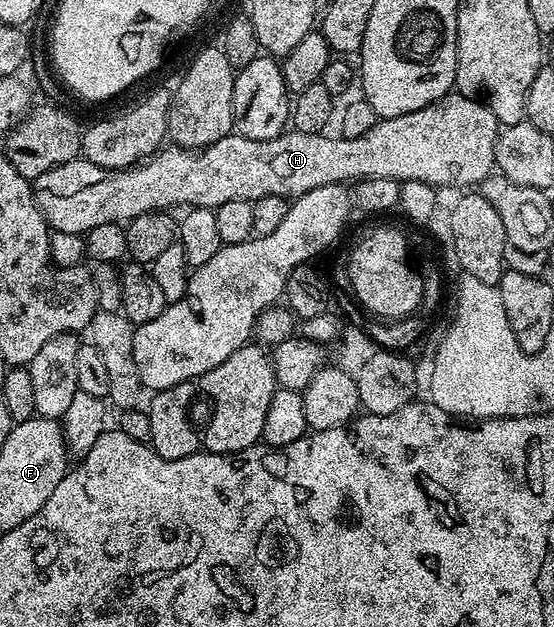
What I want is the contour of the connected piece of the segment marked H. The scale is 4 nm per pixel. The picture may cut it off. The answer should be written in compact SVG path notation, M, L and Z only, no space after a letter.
M448 92L433 104L417 108L417 112L379 118L373 128L369 128L369 132L356 138L330 138L330 133L327 132L310 134L291 128L278 134L273 140L249 140L232 132L202 150L186 150L185 147L174 144L164 145L138 166L129 166L125 170L107 170L80 156L34 178L33 189L39 211L43 213L43 218L52 231L86 236L90 230L97 228L97 224L123 224L143 213L170 211L170 206L214 208L229 204L229 200L245 200L253 204L265 196L294 200L325 184L351 184L351 181L354 183L356 180L375 177L395 178L400 183L423 181L436 188L475 188L496 169L494 150L500 131L501 123L497 116L493 116L493 112L489 112L489 108L482 102L458 92Z

